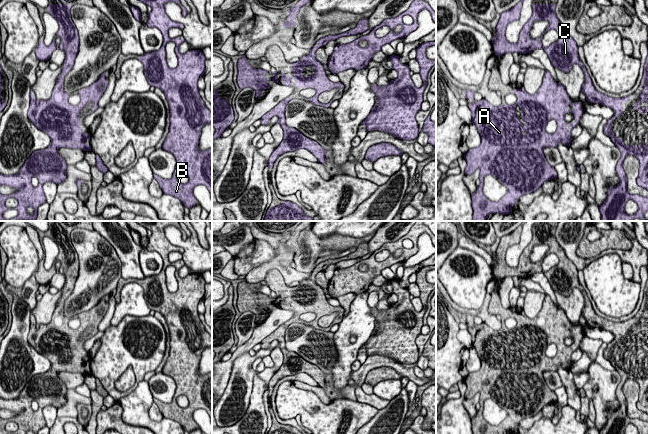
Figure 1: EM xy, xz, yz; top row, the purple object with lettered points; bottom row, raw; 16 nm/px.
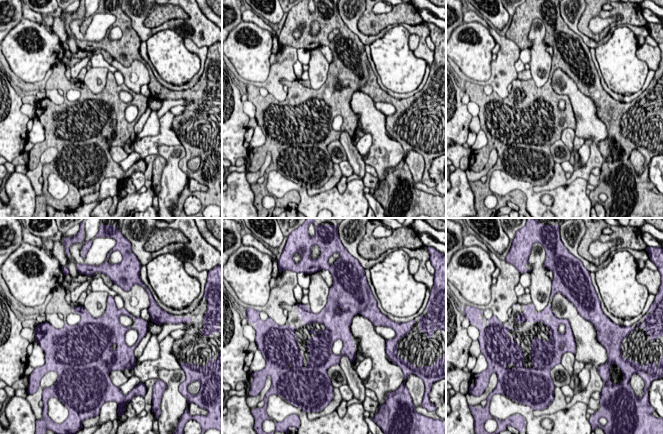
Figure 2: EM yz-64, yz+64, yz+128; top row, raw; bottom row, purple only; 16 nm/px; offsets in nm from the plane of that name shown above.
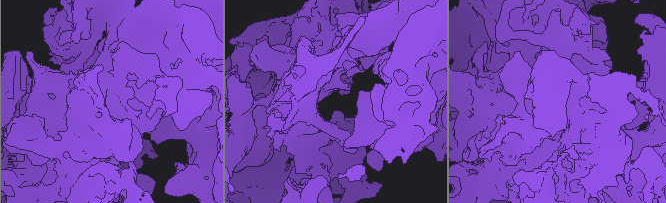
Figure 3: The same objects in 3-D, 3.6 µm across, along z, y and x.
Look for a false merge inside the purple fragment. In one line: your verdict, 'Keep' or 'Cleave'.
Keep

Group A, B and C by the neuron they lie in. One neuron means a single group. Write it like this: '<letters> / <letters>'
A B C

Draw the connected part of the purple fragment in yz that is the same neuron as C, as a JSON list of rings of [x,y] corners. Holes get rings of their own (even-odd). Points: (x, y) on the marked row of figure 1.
[[[523,0],[500,14],[496,27],[497,33],[492,40],[495,55],[500,57],[508,52],[526,54],[531,53],[534,49],[543,49],[548,55],[552,66],[559,68],[561,71],[569,72],[574,64],[578,64],[583,69],[585,82],[581,91],[585,94],[586,100],[590,103],[607,106],[615,112],[614,116],[608,119],[604,127],[604,133],[611,138],[621,152],[621,159],[616,165],[616,173],[620,181],[617,186],[610,187],[607,199],[599,207],[601,221],[631,221],[635,218],[646,221],[644,214],[648,211],[648,197],[627,192],[627,176],[623,169],[623,161],[628,155],[633,155],[638,159],[639,173],[636,182],[638,186],[648,190],[648,143],[641,146],[634,145],[633,147],[630,144],[625,145],[620,138],[615,137],[611,129],[611,120],[622,115],[624,108],[621,105],[625,101],[630,101],[630,95],[623,98],[612,98],[595,89],[584,64],[579,59],[576,42],[567,34],[563,24],[556,16],[556,4],[533,4],[532,16],[522,27],[518,42],[509,43],[505,36],[506,28],[509,23],[520,19],[522,3]],[[538,20],[547,20],[549,22],[549,26],[543,35],[551,29],[556,30],[559,34],[558,41],[546,48],[542,46],[543,35],[536,39],[529,37],[529,30],[533,22]],[[630,199],[638,205],[638,211],[633,215],[625,213],[625,204]]]

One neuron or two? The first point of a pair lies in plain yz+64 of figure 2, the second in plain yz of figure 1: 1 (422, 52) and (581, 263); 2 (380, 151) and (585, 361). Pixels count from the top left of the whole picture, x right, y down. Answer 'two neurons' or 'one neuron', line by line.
1: one neuron
2: two neurons

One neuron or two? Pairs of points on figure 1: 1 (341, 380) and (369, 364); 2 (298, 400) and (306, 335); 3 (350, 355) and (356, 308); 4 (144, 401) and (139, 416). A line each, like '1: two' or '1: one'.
1: two
2: two
3: one
4: one

